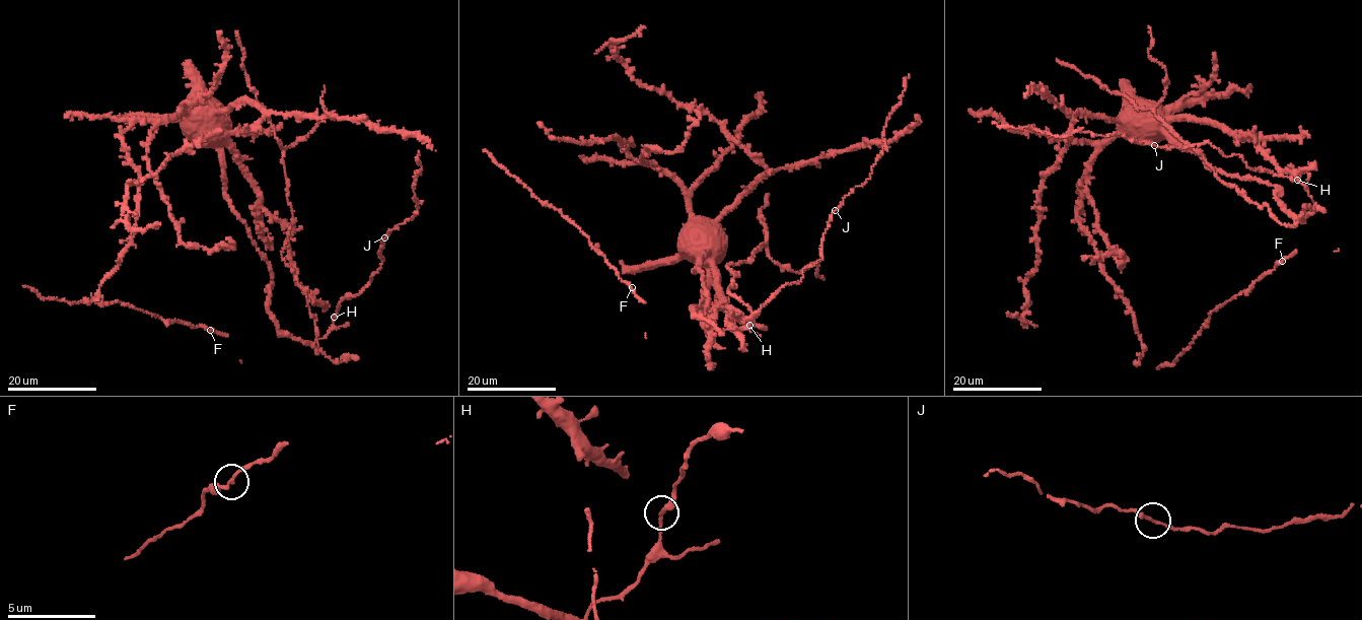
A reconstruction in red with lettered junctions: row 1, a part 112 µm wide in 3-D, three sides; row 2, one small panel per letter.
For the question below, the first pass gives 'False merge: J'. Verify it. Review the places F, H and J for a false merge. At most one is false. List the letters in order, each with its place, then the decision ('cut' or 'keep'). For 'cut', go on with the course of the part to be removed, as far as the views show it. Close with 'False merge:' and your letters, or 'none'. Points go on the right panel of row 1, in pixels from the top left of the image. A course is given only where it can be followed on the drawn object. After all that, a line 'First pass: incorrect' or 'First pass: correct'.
F: (1282, 261) | keep
H: (1297, 180) | keep
J: (1154, 145) | keep
False merge: none
First pass: incorrect

